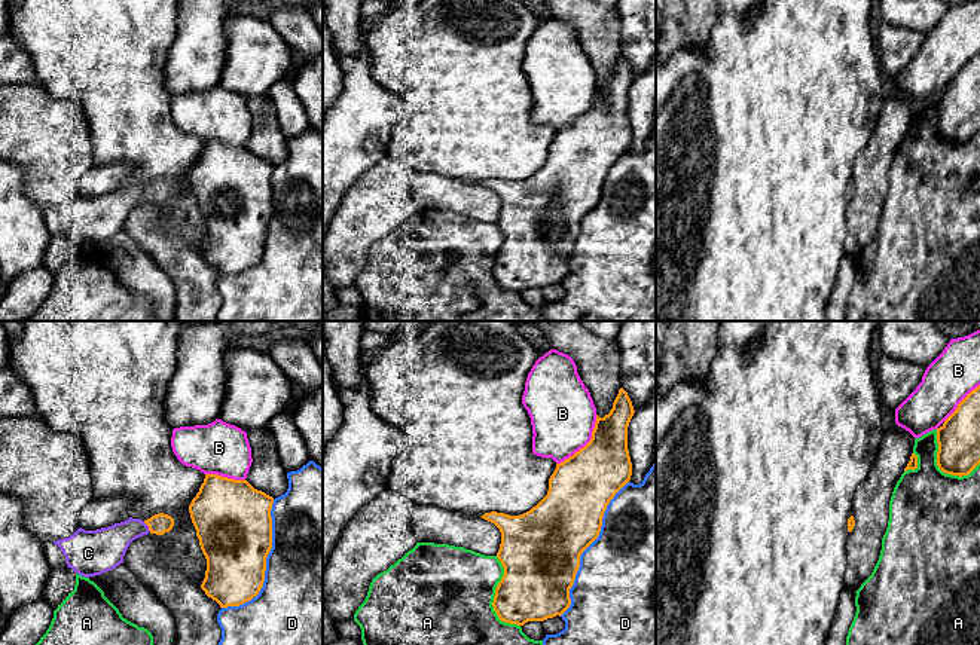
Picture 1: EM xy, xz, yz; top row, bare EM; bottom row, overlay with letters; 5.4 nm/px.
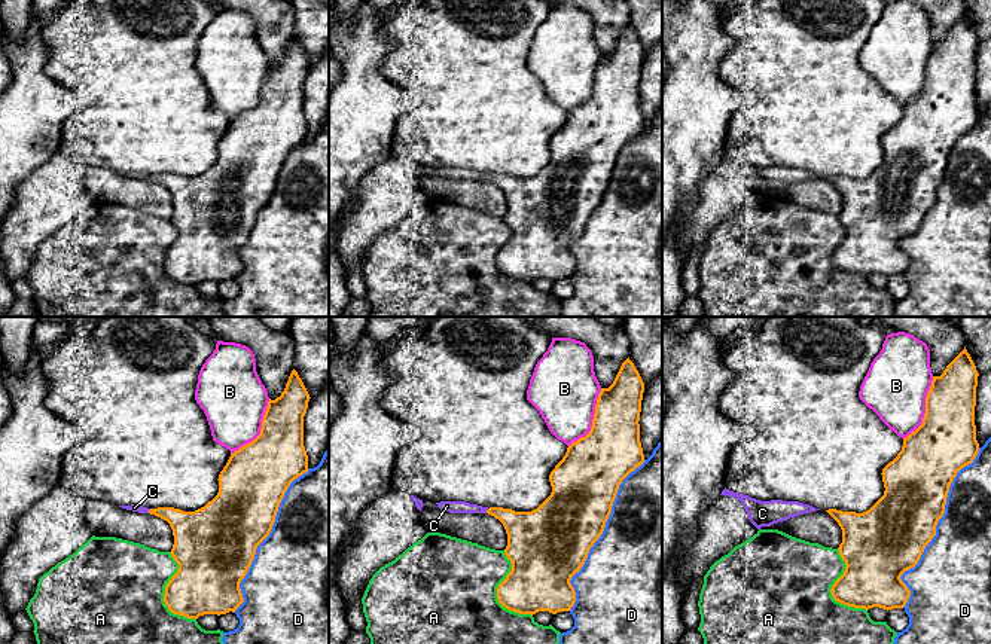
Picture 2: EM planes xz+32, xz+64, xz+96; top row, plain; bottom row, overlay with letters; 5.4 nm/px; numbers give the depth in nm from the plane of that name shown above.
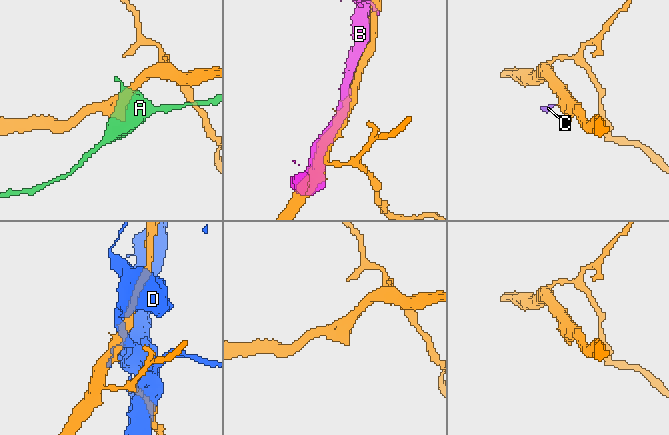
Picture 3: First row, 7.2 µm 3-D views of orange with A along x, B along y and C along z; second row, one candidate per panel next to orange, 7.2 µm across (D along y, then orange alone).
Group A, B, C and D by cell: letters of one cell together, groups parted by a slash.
A / B / C / D

